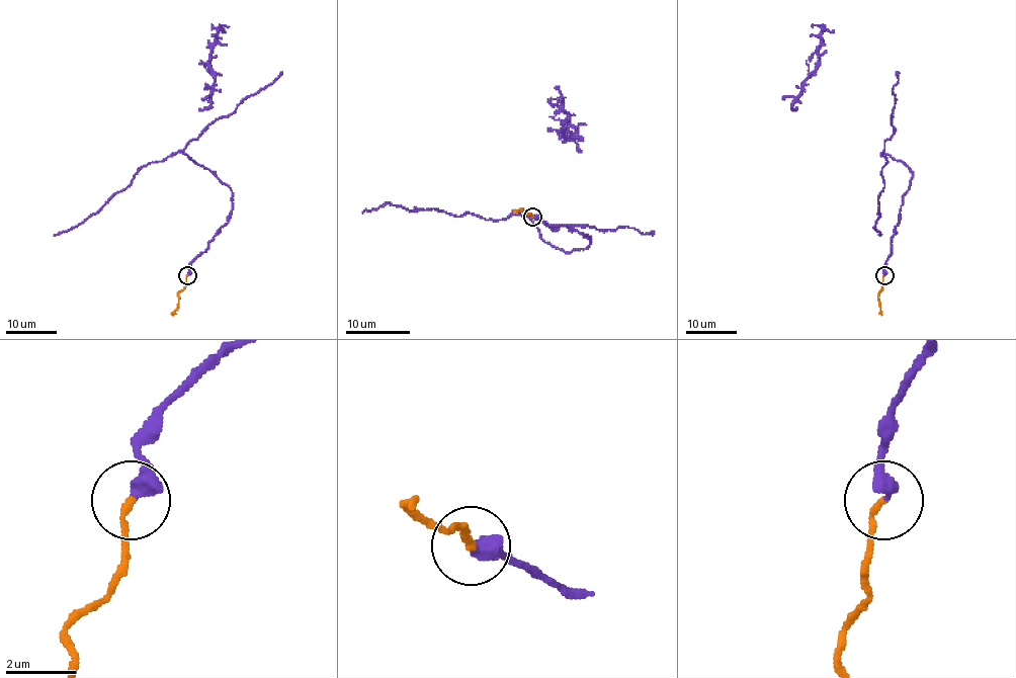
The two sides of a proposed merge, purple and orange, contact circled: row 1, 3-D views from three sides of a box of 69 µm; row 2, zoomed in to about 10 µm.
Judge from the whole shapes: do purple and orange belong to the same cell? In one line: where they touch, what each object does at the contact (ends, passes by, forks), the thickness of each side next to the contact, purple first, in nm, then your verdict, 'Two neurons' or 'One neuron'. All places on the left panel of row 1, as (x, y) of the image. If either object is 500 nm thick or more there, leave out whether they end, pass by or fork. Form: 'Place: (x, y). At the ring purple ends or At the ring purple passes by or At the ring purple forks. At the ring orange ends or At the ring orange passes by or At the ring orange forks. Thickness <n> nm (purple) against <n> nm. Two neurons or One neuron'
Place: (187, 275). At the ring purple ends. At the ring orange ends. Thickness 440 nm (purple) against 190 nm. Two neurons

